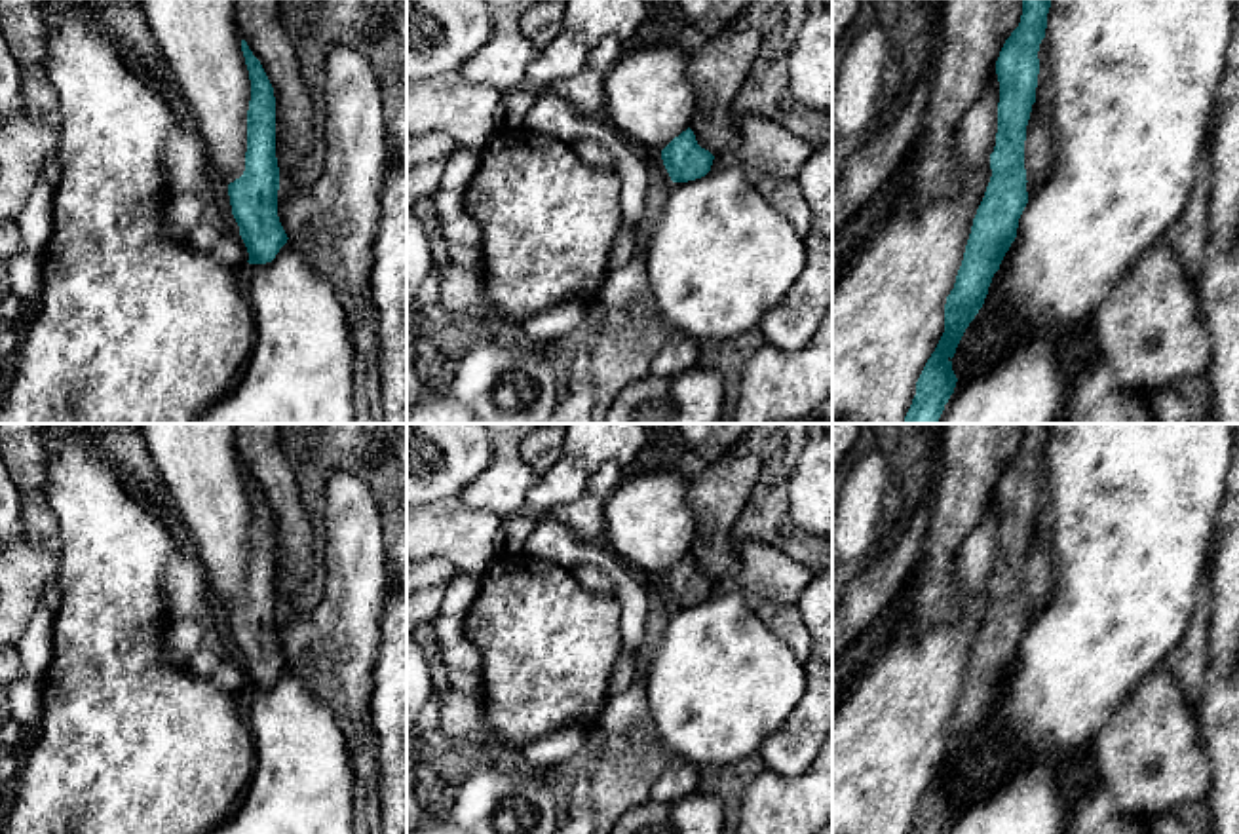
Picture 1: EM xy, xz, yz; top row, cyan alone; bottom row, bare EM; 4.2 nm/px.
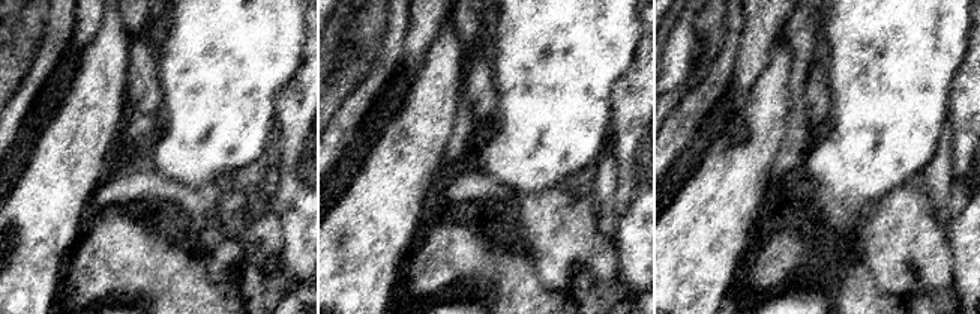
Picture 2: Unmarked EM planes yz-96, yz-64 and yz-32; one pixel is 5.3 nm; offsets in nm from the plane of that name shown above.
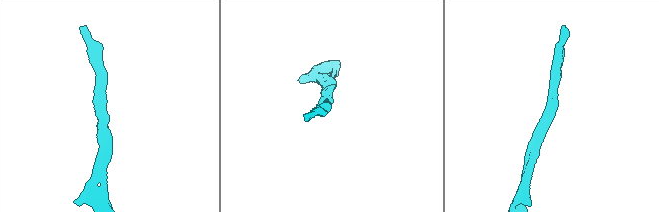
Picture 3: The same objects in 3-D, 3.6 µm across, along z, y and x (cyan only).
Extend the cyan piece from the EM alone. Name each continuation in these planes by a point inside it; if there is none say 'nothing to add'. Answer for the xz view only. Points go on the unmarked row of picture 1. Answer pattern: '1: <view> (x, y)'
nothing to add

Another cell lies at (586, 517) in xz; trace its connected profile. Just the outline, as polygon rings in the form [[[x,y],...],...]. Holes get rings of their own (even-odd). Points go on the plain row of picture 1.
[[[620,464],[600,465],[589,473],[583,496],[572,503],[553,507],[549,517],[566,524],[581,540],[602,540],[604,507],[627,473]]]

